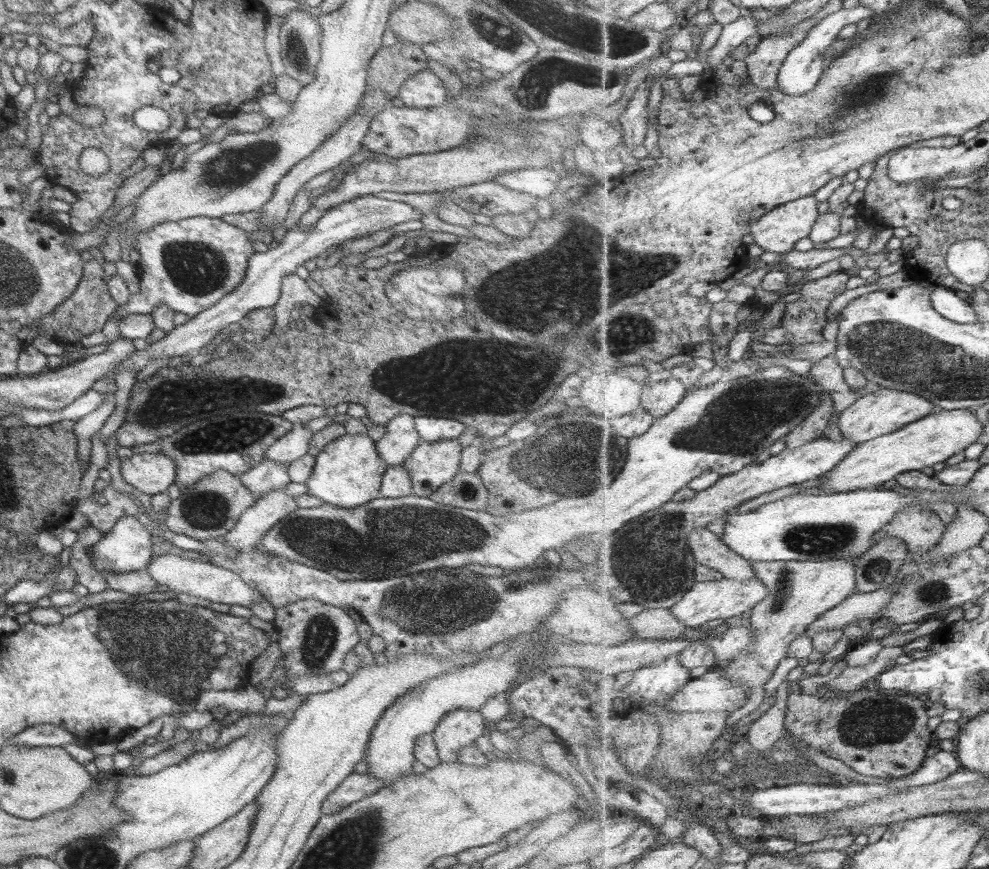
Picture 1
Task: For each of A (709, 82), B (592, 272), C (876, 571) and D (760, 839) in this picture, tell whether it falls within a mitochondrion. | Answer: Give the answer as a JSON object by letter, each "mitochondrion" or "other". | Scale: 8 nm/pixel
{"A":"other","B":"mitochondrion","C":"mitochondrion","D":"other"}

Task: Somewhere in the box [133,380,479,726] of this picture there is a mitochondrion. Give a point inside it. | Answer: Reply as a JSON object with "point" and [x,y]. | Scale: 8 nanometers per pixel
{"point":[227,435]}

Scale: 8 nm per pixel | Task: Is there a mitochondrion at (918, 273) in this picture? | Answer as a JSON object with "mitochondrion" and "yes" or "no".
{"mitochondrion":"no"}

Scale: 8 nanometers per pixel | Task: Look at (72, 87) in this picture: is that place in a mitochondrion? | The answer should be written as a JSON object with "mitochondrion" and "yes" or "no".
{"mitochondrion":"no"}

